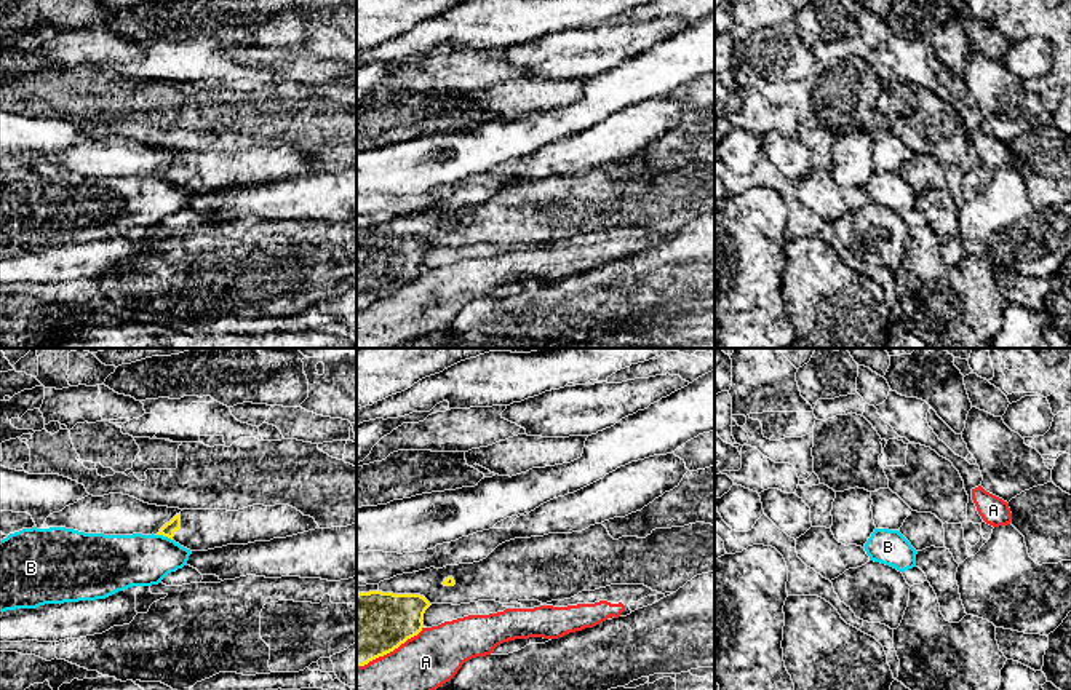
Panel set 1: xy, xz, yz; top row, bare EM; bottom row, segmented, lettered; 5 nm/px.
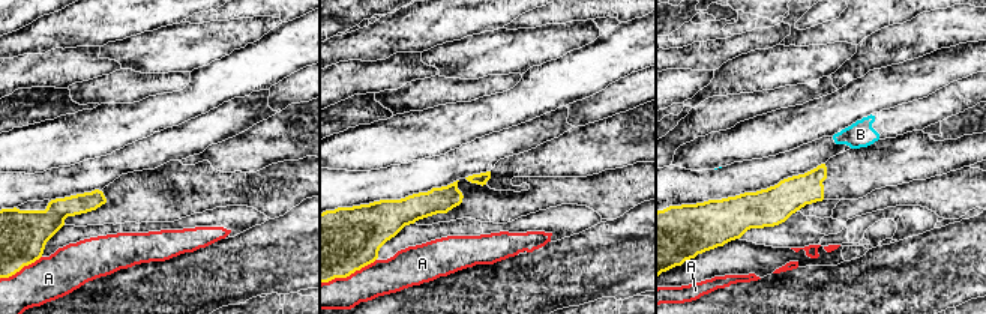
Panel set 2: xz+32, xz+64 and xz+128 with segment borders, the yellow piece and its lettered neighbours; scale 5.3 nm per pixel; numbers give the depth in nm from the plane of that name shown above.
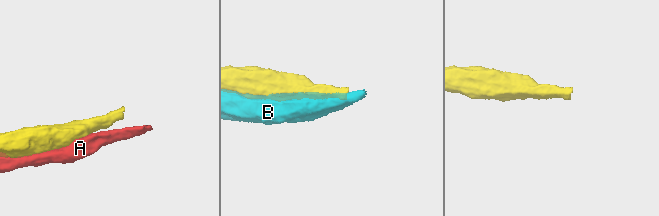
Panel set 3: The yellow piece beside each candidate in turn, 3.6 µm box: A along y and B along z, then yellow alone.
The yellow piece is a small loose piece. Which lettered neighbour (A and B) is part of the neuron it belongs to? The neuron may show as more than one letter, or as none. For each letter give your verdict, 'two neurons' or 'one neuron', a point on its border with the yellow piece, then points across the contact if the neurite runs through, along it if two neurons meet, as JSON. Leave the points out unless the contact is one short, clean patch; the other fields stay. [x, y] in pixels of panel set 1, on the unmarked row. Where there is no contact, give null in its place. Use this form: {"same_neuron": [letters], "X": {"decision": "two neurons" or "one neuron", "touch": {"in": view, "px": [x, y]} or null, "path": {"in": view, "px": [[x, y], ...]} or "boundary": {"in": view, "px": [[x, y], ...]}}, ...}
{"same_neuron": [], "A": {"decision": "two neurons", "touch": {"in": "xz", "px": [390, 293]}}, "B": {"decision": "two neurons", "touch": {"in": "xy", "px": [165, 178]}}}

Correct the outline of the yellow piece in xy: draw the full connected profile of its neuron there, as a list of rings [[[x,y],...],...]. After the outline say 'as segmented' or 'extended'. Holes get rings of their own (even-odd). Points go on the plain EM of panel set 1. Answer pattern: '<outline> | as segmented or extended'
[[[253,147],[238,153],[182,152],[157,177],[190,193],[286,180],[320,171],[313,160],[289,147]]] | extended

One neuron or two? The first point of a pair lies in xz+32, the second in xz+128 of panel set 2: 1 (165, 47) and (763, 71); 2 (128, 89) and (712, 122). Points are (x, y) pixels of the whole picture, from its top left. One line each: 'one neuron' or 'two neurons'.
1: one neuron
2: one neuron

